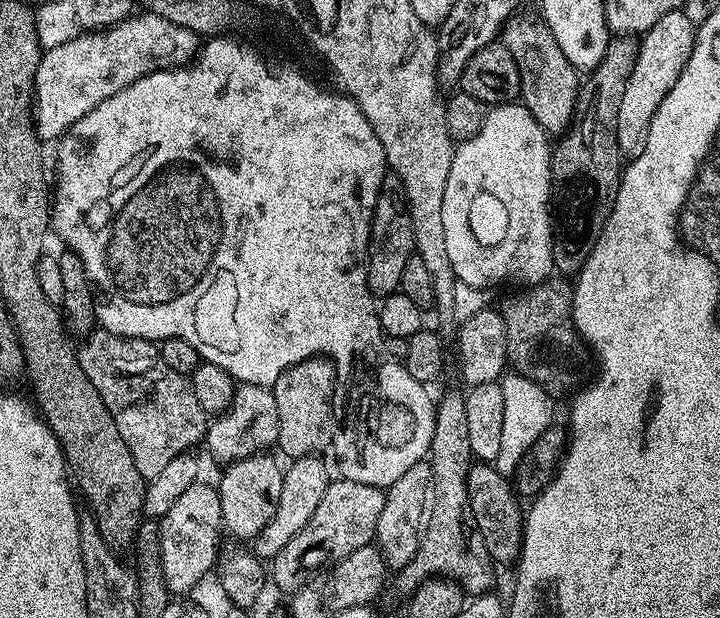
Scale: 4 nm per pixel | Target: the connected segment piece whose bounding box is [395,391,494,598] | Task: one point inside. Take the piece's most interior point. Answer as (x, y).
(451, 547)

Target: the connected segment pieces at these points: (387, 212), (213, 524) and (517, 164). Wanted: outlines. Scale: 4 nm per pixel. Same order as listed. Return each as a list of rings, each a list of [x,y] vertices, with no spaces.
[[[385,175],[376,209],[372,215],[372,233],[368,239],[368,288],[377,298],[391,296],[402,282],[402,270],[415,253],[414,230],[410,226],[408,199],[397,176]]]
[[[197,482],[194,486],[190,486],[190,490],[186,490],[178,498],[178,502],[174,502],[174,506],[170,506],[170,510],[166,510],[164,516],[159,517],[160,525],[160,545],[162,546],[162,574],[166,578],[166,586],[169,593],[188,592],[191,588],[196,588],[200,584],[200,579],[207,574],[208,571],[215,569],[218,564],[218,553],[220,548],[220,532],[222,533],[222,506],[220,505],[220,494],[215,487],[212,488],[205,482]]]
[[[505,102],[489,107],[480,129],[469,140],[461,140],[455,145],[450,162],[450,178],[446,178],[446,198],[442,198],[446,254],[450,254],[450,266],[457,281],[467,288],[488,290],[491,284],[504,284],[507,280],[520,284],[516,286],[531,286],[549,279],[554,272],[551,195],[552,148],[549,133],[538,126],[523,103]]]

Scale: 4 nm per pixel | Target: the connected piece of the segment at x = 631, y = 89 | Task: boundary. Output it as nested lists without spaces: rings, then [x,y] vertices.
[[[683,10],[662,14],[648,32],[639,37],[636,61],[630,70],[626,90],[622,94],[622,106],[618,106],[618,134],[616,141],[622,150],[639,150],[648,139],[648,127],[666,94],[674,86],[678,74],[686,66],[696,41],[697,25],[686,18]]]

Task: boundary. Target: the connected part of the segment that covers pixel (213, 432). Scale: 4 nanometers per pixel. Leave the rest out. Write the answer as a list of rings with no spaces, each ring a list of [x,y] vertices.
[[[237,383],[230,406],[209,423],[203,443],[208,444],[209,454],[220,463],[220,466],[227,466],[247,456],[267,453],[271,449],[268,447],[273,447],[277,438],[278,402],[274,402],[271,388]]]

